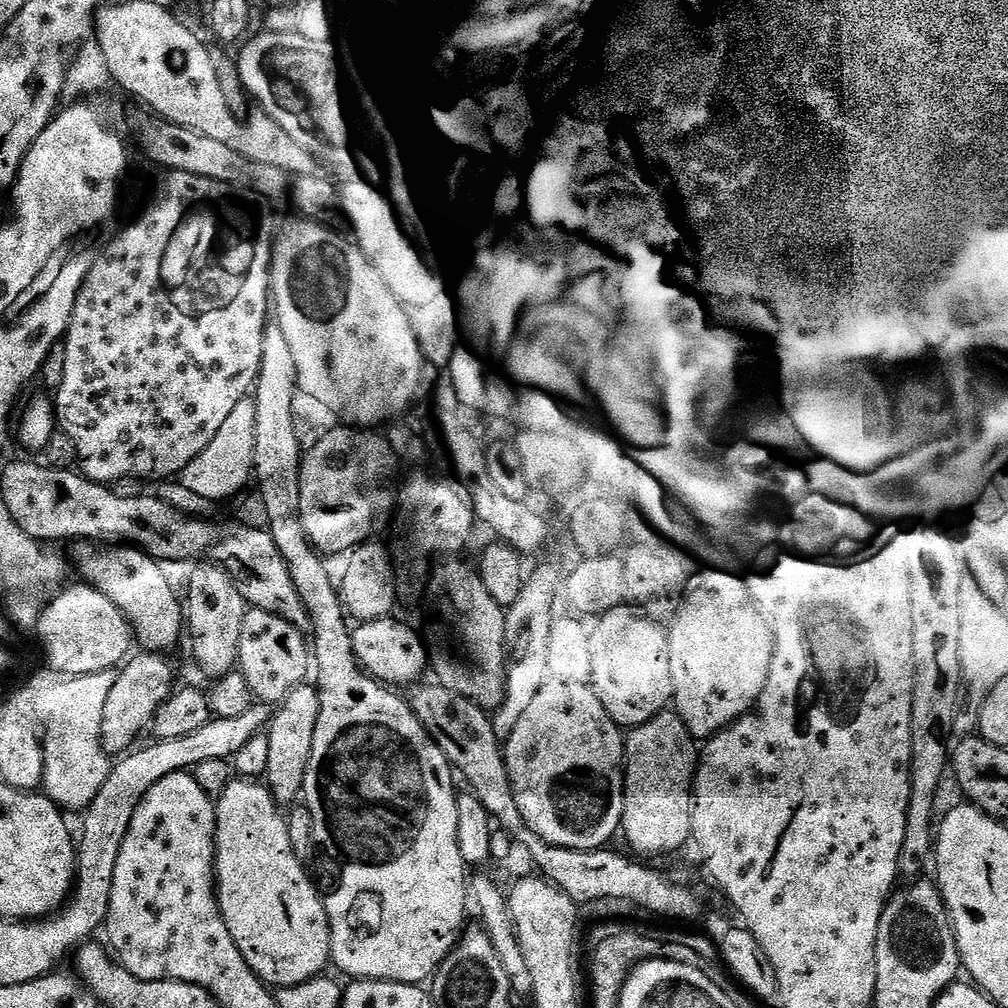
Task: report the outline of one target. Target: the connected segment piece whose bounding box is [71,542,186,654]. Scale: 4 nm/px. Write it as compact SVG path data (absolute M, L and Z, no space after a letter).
M76 542L71 545L71 559L80 567L83 583L91 584L122 614L132 625L135 643L143 651L171 653L171 648L180 640L185 631L185 609L178 593L166 582L161 561L152 559L147 552L135 546L105 546L100 542Z

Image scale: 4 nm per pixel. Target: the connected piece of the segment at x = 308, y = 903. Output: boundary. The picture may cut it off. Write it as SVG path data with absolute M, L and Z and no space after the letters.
M234 778L226 786L226 790L215 801L216 806L216 897L220 903L220 913L226 922L226 930L230 930L230 938L242 950L242 958L254 970L254 974L260 977L265 984L273 989L293 988L299 984L305 984L307 980L315 980L317 976L325 971L324 967L329 967L332 959L332 931L328 925L328 915L324 909L324 902L321 893L316 893L316 888L312 885L312 880L308 877L308 872L304 869L301 857L292 844L292 839L288 833L288 822L281 805L277 804L268 789L267 783L256 778Z

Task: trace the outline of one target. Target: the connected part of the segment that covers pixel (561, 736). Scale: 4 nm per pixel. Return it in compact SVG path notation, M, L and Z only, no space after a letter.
M559 682L549 683L536 695L530 710L522 716L518 726L506 737L503 745L504 754L508 762L508 773L514 790L514 798L518 802L518 810L530 830L538 834L553 848L569 848L570 850L582 850L594 852L603 849L621 831L624 822L624 782L626 779L626 736L620 725L615 724L602 702L598 698L596 689L587 684L562 684Z

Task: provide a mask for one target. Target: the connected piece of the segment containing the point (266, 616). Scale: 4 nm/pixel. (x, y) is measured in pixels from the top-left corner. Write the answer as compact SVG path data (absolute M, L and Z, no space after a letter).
M249 607L242 618L242 634L238 641L238 671L250 682L257 701L269 706L279 705L299 684L310 676L310 644L305 633L280 616Z

